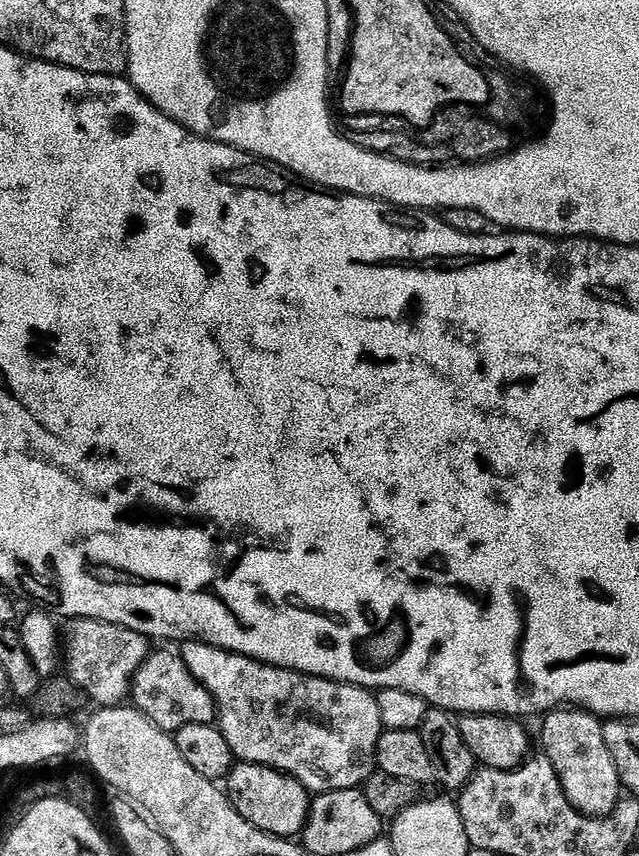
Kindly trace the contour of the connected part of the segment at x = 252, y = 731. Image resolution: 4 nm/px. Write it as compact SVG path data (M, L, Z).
M185 640L181 648L184 649L179 649L178 655L186 662L190 674L194 674L194 678L198 678L198 682L202 682L202 686L206 686L206 690L214 698L220 733L224 735L226 742L230 742L230 750L237 761L246 764L261 764L263 768L273 768L275 772L292 776L312 794L360 788L367 785L371 776L377 775L376 751L380 736L386 729L380 717L376 697L369 689L359 688L356 684L342 684L338 680L323 680L321 676L306 676L303 672L291 672L289 668L275 668L272 664L262 664L258 660L251 660L245 656L215 648L213 644L204 644L201 640Z

